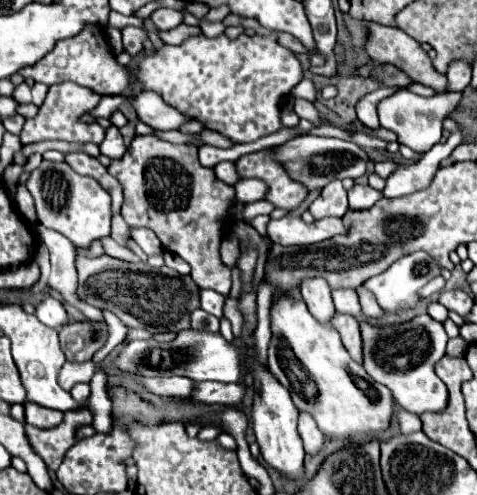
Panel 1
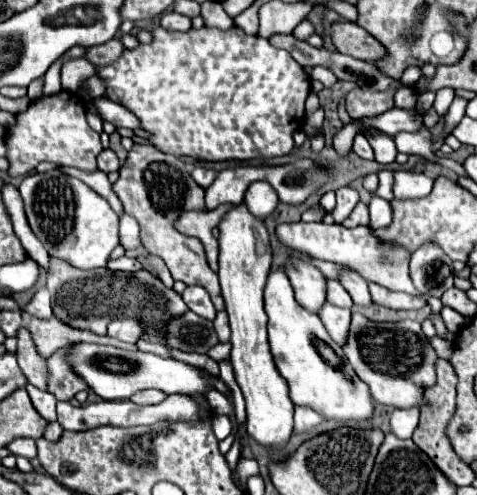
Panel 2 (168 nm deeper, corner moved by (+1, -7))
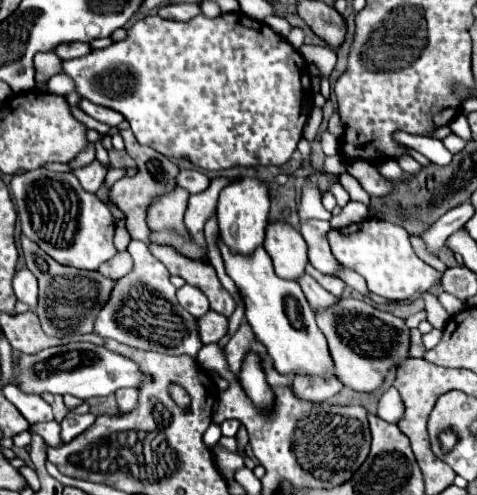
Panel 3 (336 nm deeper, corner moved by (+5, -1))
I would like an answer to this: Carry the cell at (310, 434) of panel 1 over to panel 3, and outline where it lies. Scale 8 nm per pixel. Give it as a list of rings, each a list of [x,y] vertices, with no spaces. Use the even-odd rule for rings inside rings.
[[[297,375],[293,381],[293,391],[297,397],[305,399],[305,401],[327,401],[333,395],[337,395],[343,389],[341,381],[331,379],[331,381],[323,381],[323,377],[305,377],[305,375]]]

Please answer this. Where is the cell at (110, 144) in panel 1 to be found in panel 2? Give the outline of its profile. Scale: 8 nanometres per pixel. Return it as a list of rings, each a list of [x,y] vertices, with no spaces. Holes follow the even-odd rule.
[[[103,149],[103,151],[99,153],[99,157],[97,157],[97,165],[99,165],[101,171],[111,173],[111,171],[117,171],[117,169],[119,169],[119,159],[117,159],[115,151]]]

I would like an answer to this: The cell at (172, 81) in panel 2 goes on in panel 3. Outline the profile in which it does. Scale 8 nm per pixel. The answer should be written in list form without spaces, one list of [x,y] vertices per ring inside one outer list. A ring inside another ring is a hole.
[[[223,13],[217,19],[209,19],[205,15],[197,15],[187,23],[177,23],[163,19],[159,15],[147,15],[139,21],[135,21],[127,37],[123,41],[111,43],[109,47],[101,51],[91,51],[85,57],[79,59],[69,59],[63,61],[63,73],[69,75],[75,83],[75,93],[83,99],[89,99],[91,103],[97,103],[101,107],[109,107],[113,111],[119,111],[131,125],[131,131],[135,133],[137,141],[141,145],[147,145],[155,151],[159,151],[165,157],[175,157],[175,159],[187,159],[195,167],[201,167],[203,171],[221,171],[221,169],[231,169],[231,167],[259,167],[259,165],[283,165],[291,159],[293,151],[297,149],[299,139],[303,137],[305,123],[309,119],[309,113],[313,109],[313,91],[311,91],[311,75],[307,75],[307,63],[301,57],[297,49],[293,49],[285,37],[275,33],[269,25],[263,21],[251,19],[245,13]]]

